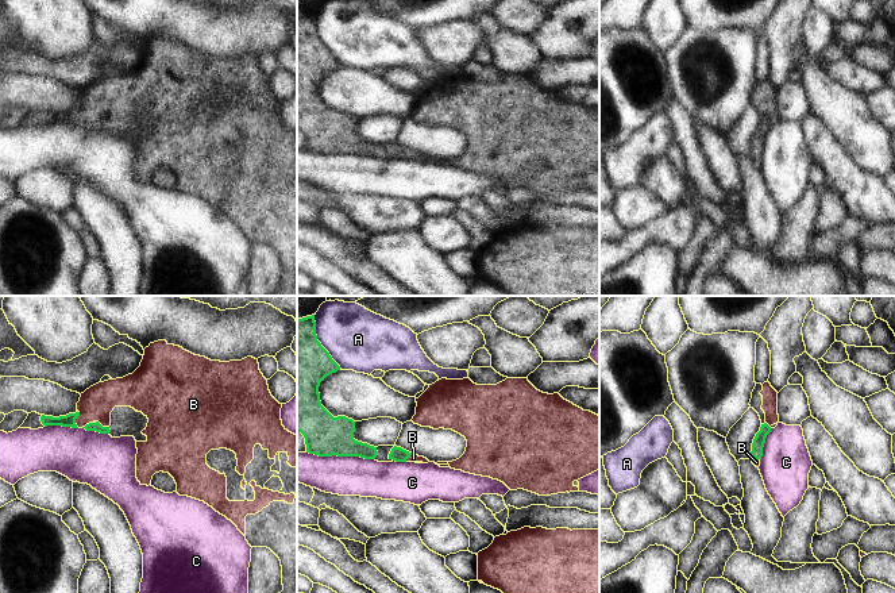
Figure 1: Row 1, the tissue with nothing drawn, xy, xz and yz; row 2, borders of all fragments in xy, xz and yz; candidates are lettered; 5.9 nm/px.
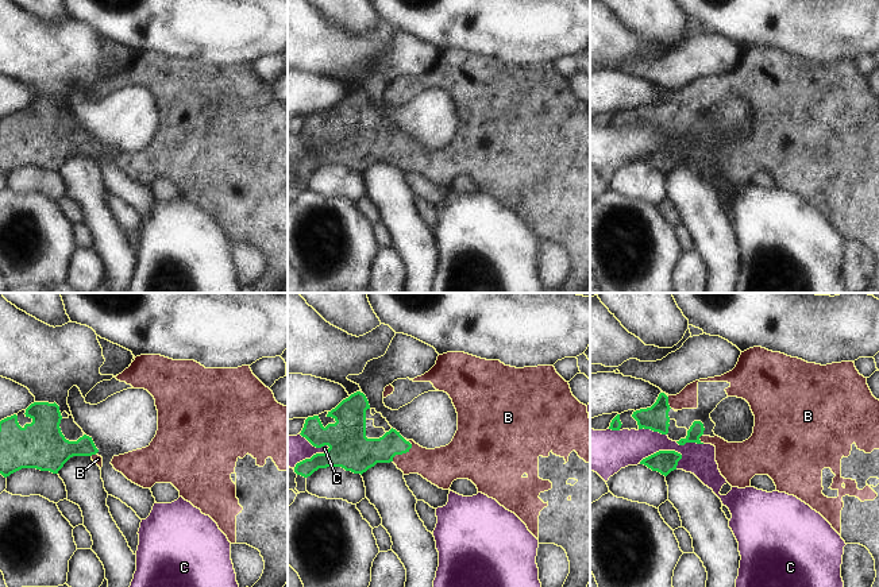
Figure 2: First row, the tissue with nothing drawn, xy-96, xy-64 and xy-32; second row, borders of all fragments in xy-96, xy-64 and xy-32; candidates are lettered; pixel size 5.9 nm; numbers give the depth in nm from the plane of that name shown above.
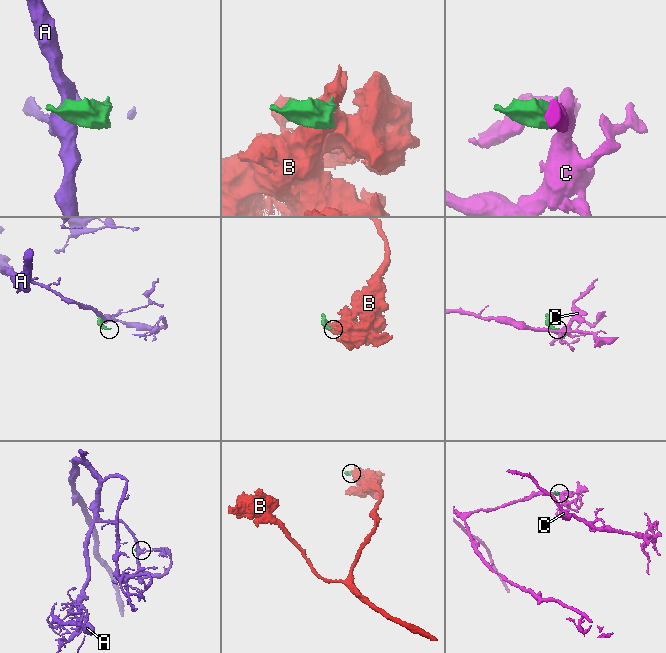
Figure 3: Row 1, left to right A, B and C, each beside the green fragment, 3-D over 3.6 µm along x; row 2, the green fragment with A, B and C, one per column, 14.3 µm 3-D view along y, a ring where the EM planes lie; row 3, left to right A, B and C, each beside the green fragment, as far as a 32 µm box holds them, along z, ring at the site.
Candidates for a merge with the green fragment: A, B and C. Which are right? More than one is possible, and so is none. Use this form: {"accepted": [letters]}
{"accepted": ["B"]}

